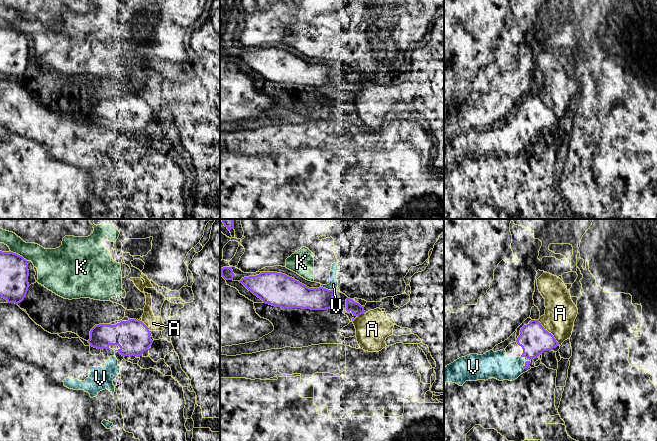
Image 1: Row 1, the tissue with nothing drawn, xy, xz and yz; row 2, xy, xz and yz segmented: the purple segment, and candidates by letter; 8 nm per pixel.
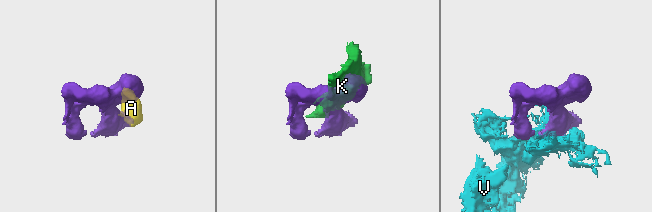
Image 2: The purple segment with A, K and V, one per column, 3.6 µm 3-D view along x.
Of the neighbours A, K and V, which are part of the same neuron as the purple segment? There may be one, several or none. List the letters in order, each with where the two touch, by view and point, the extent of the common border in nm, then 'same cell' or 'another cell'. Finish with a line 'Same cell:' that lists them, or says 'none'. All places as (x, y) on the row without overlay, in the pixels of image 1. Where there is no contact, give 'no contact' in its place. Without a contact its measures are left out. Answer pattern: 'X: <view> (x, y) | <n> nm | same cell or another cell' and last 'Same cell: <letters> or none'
A: yz (548, 108) | 260 nm | another cell
K: xy (19, 31) | 170 nm | another cell
V: xz (327, 65) | 110 nm | another cell
Same cell: none

